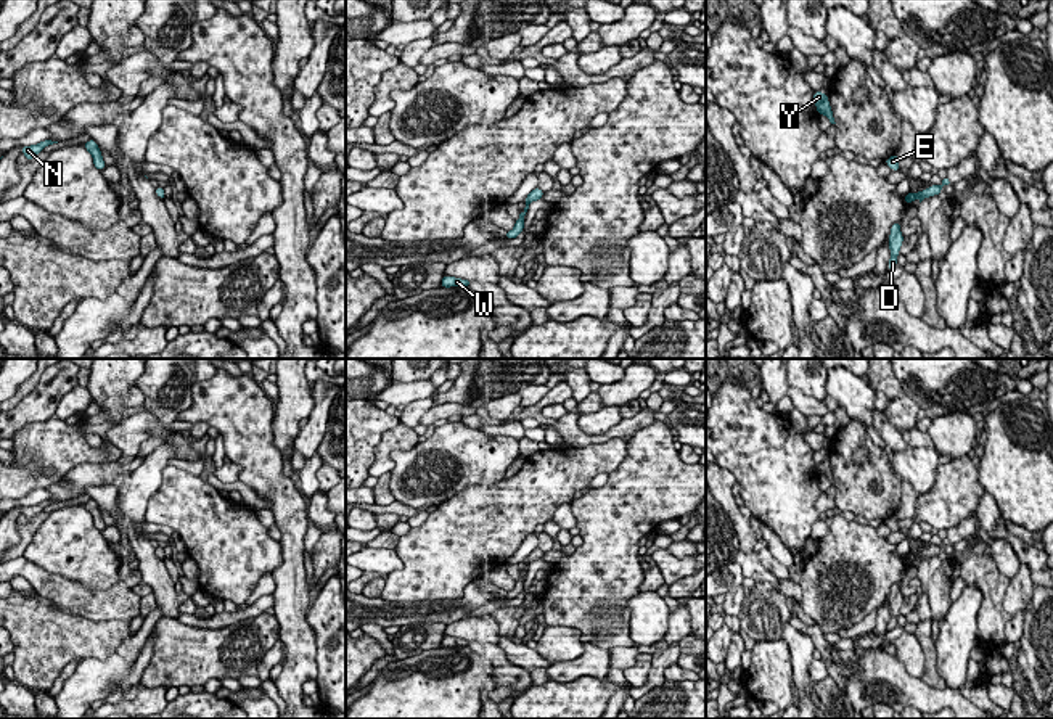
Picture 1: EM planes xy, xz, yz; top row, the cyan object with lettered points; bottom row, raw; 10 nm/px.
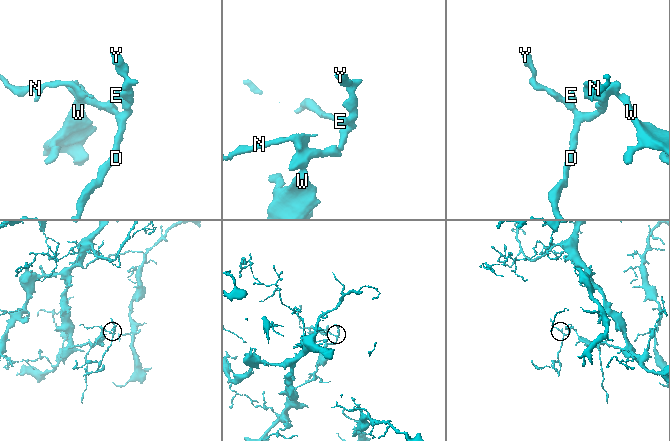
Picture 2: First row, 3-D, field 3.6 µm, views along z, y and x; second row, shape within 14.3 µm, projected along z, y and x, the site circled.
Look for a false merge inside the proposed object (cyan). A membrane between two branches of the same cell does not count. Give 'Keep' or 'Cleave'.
Keep

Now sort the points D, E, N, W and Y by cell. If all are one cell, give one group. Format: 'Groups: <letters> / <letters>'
Groups: D E N W Y

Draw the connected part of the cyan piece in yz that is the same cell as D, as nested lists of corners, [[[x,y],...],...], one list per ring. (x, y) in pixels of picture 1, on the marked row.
[[[895,222],[891,227],[891,235],[889,235],[891,259],[889,259],[889,264],[887,264],[887,270],[895,269],[895,265],[897,265],[897,256],[899,256],[902,241],[903,241],[903,235],[900,233],[900,222]]]

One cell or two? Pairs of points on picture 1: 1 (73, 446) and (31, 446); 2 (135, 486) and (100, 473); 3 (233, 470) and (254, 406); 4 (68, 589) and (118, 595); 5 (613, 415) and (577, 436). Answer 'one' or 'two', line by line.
1: one
2: two
3: two
4: one
5: two

